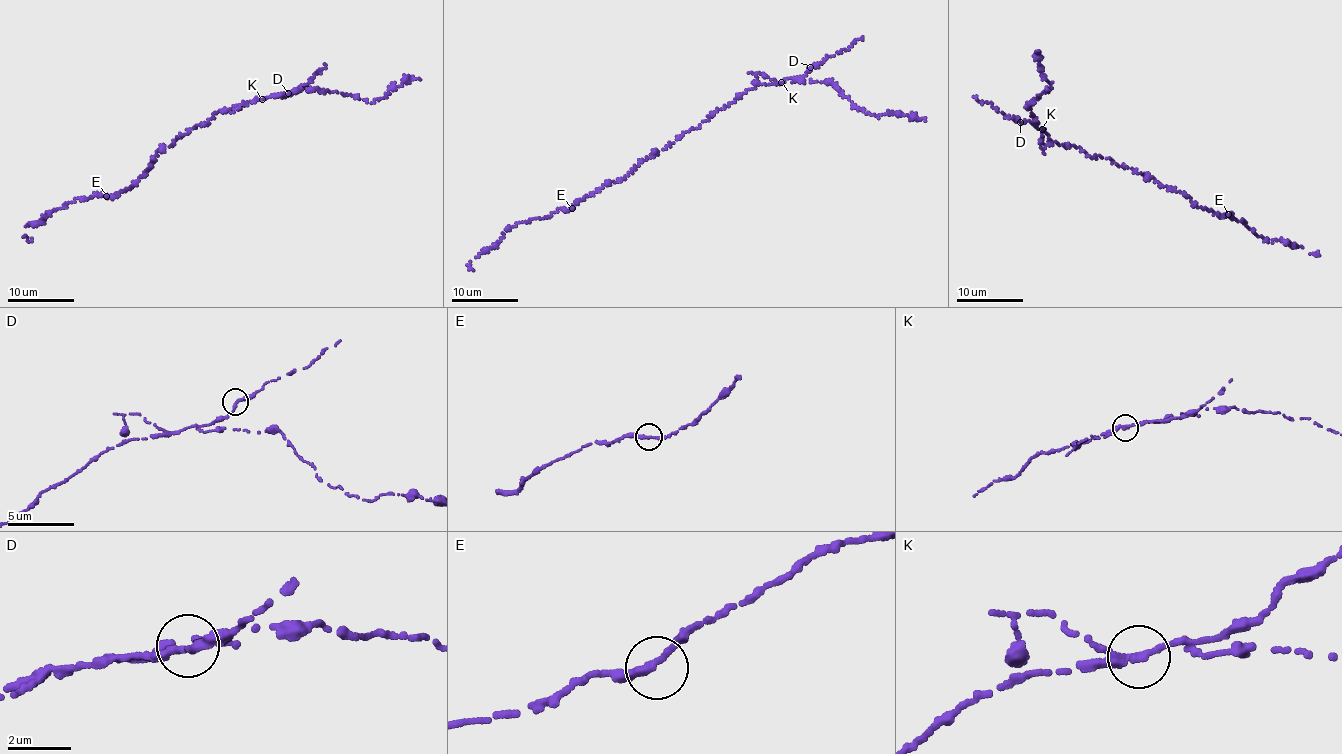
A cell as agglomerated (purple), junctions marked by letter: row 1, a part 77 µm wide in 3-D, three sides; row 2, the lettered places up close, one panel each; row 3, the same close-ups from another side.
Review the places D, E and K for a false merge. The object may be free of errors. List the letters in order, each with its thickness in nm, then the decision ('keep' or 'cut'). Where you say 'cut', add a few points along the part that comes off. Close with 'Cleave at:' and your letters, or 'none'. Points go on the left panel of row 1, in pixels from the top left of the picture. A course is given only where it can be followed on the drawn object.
D: calibre 260 nm; keep
E: calibre 260 nm; keep
K: calibre 260 nm; cut; course (261, 98), (311, 88), (374, 102), (412, 78), (419, 80)
Cleave at: K

